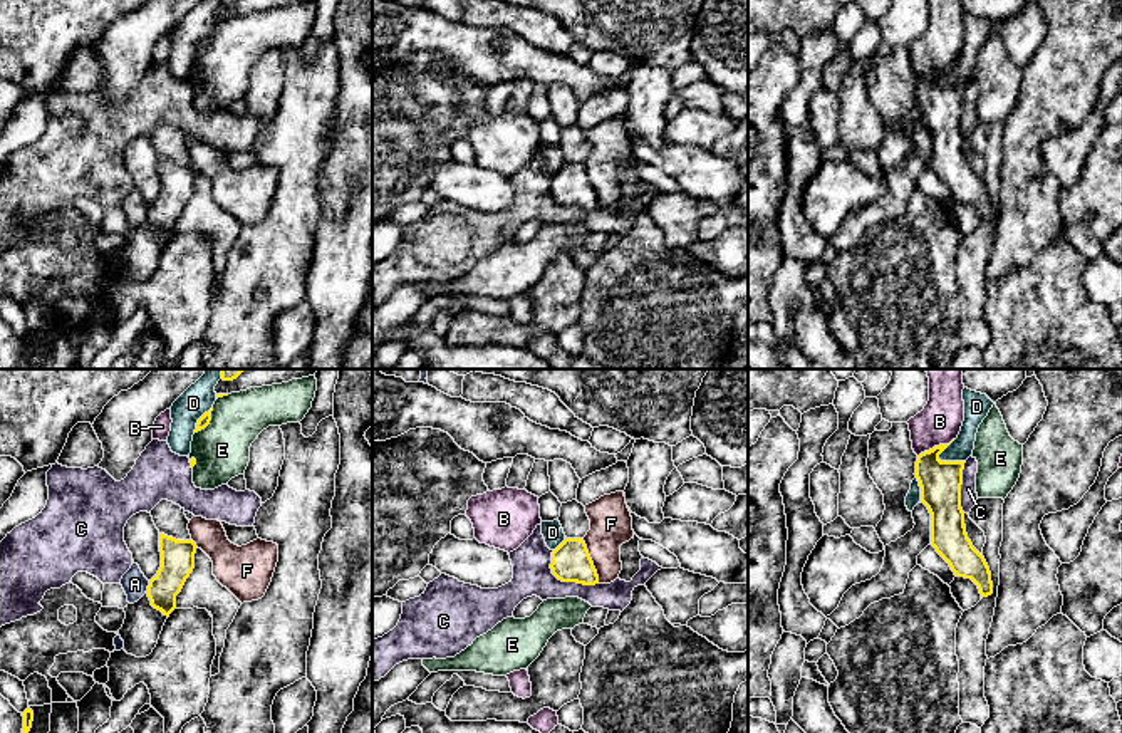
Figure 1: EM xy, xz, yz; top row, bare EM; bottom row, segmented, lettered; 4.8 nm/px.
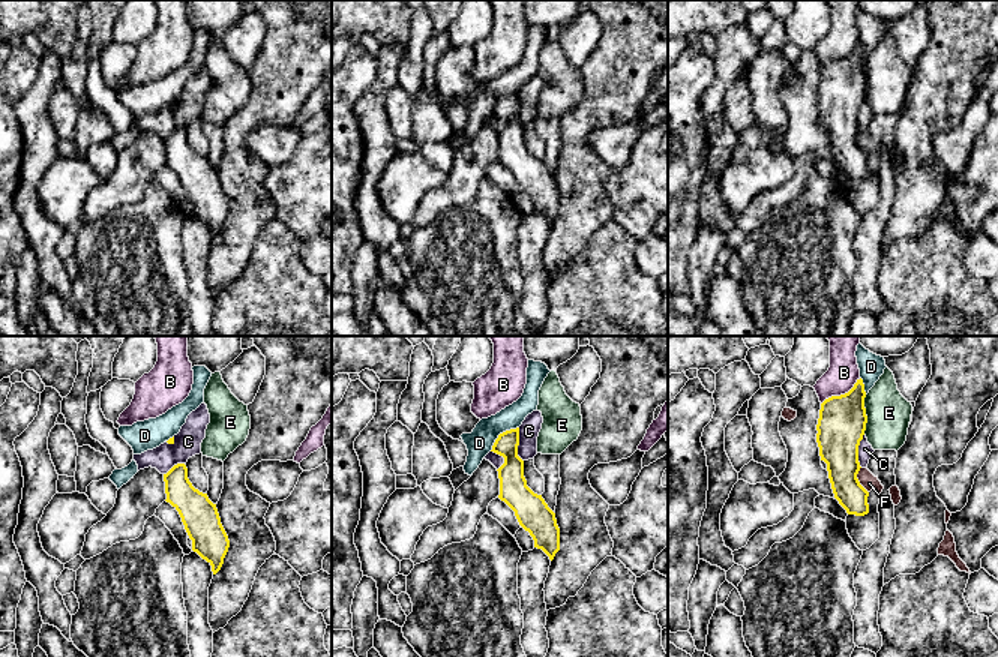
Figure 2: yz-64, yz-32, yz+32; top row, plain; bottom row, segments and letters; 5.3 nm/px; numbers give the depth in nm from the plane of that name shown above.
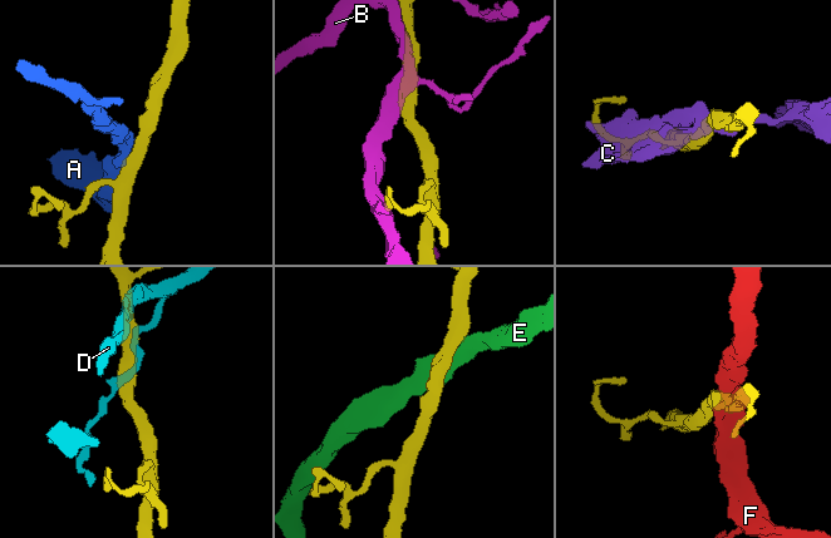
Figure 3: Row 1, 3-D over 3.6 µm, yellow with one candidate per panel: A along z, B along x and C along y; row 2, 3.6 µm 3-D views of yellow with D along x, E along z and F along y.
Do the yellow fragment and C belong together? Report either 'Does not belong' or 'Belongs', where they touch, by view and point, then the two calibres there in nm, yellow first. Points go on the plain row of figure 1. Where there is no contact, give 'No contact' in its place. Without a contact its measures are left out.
Does not belong. Touches yellow at xz (566, 205). Thickness 190 nm (yellow) against 190 nm

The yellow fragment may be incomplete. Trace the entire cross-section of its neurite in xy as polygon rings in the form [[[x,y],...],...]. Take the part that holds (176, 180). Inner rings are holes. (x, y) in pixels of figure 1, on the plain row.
[[[159,158],[161,191],[146,216],[151,230],[168,242],[176,233],[176,220],[195,193],[196,173],[193,164],[176,164]]]

